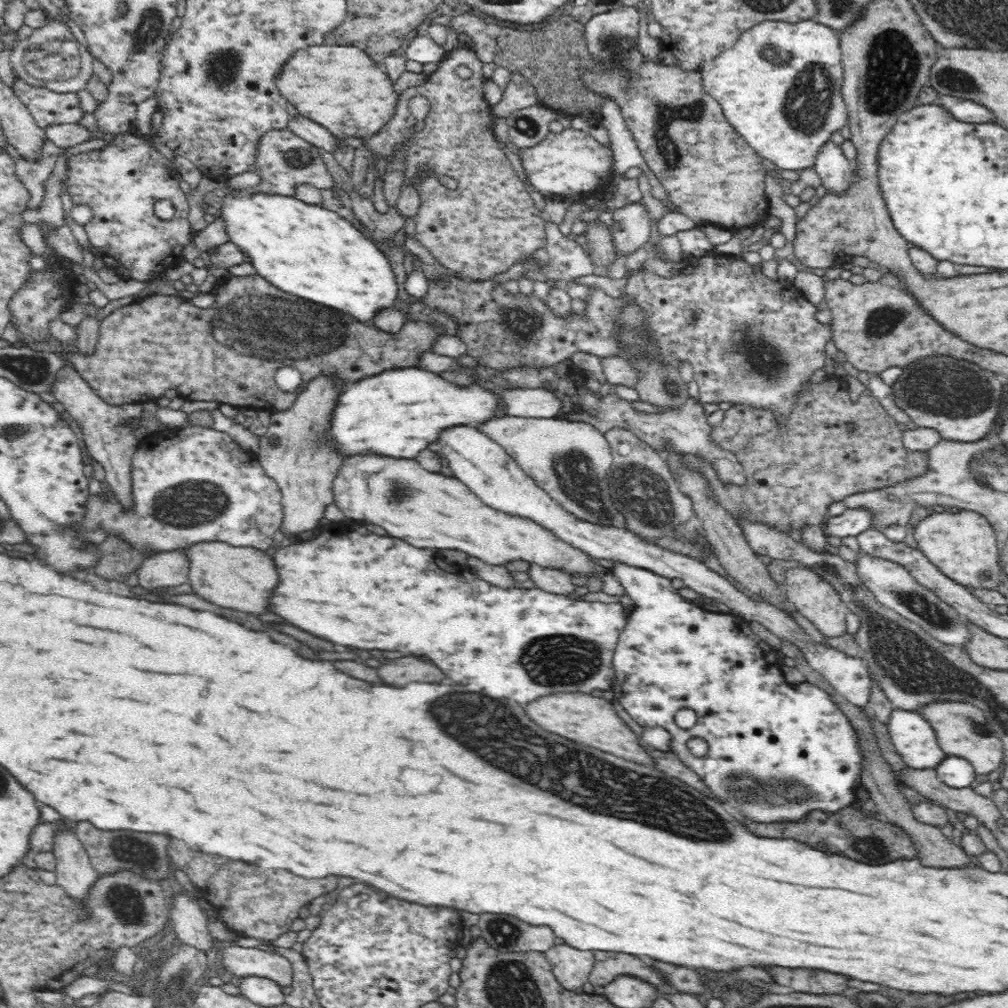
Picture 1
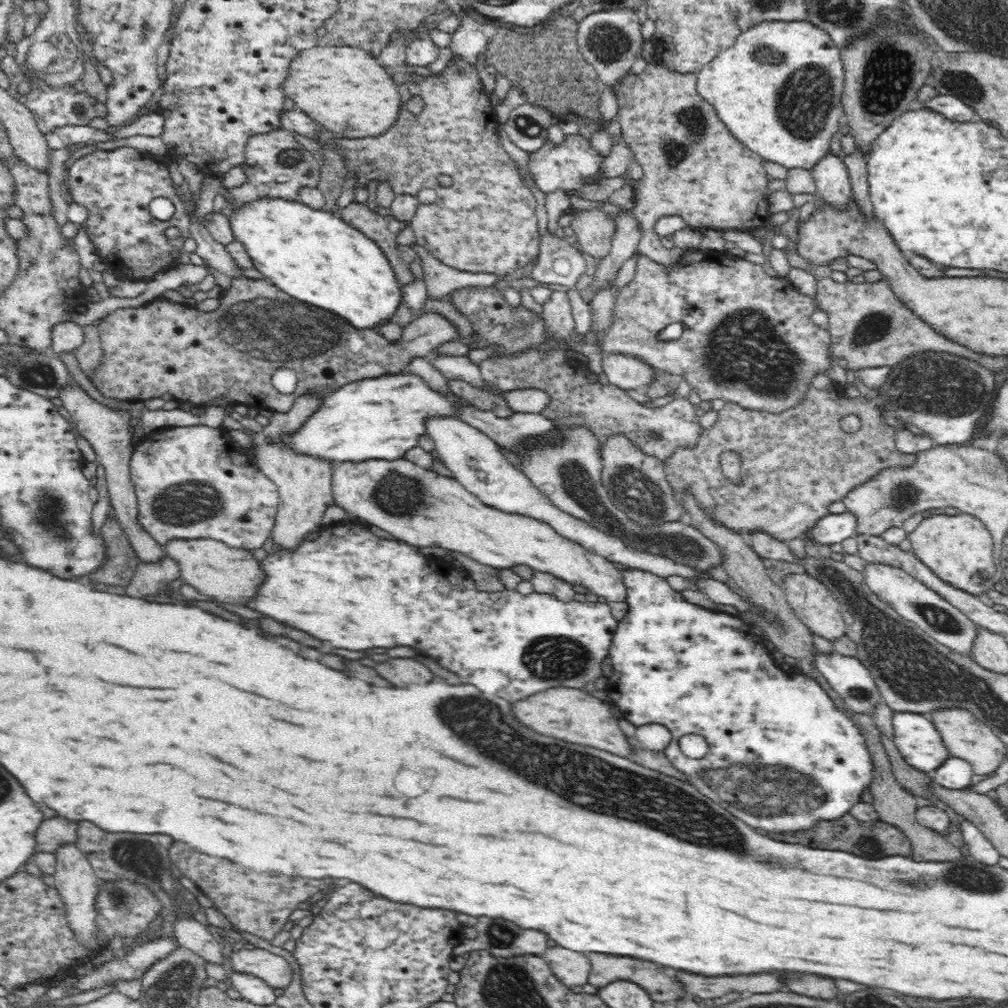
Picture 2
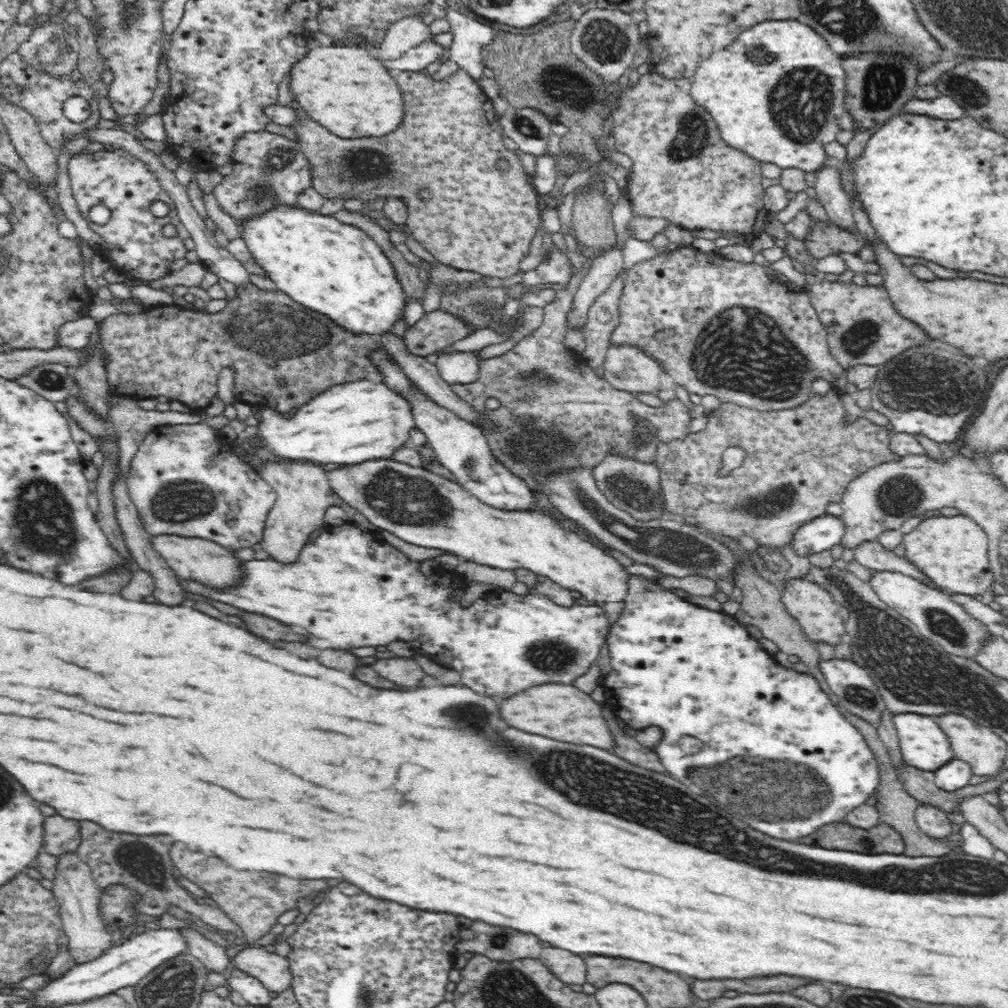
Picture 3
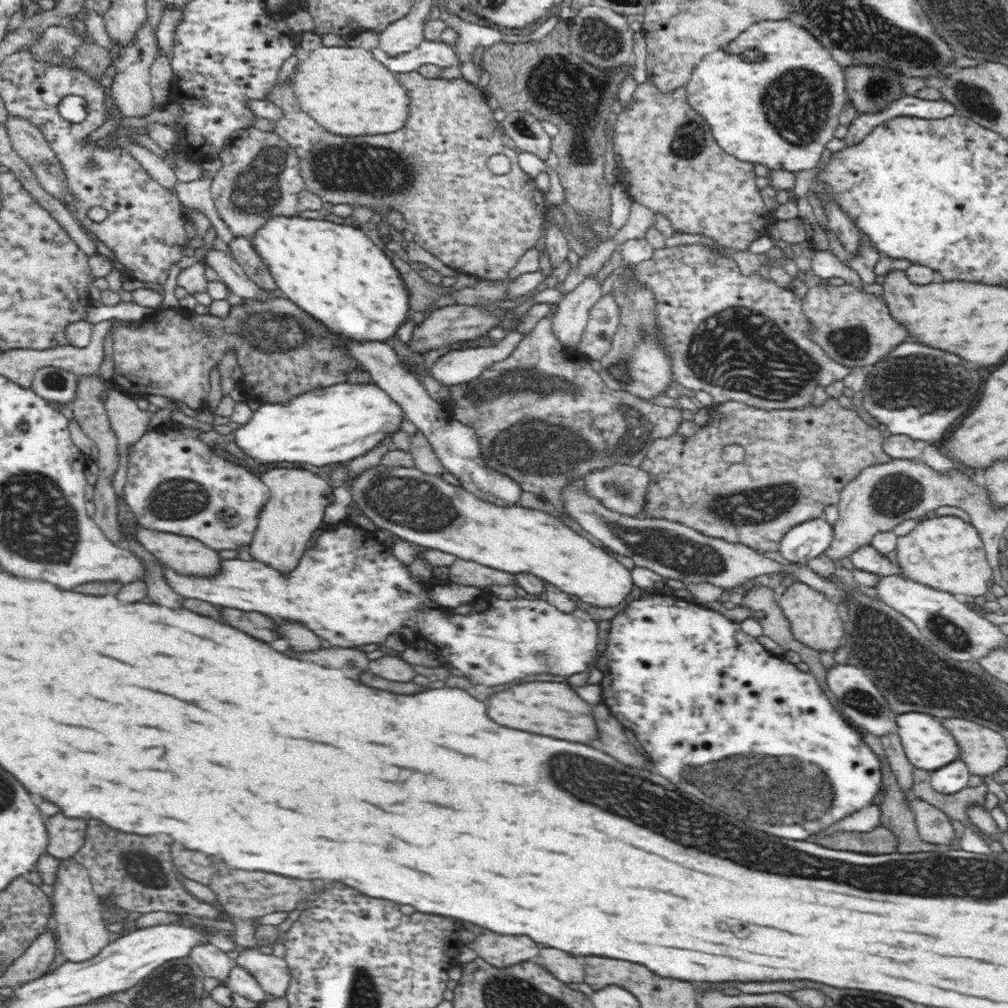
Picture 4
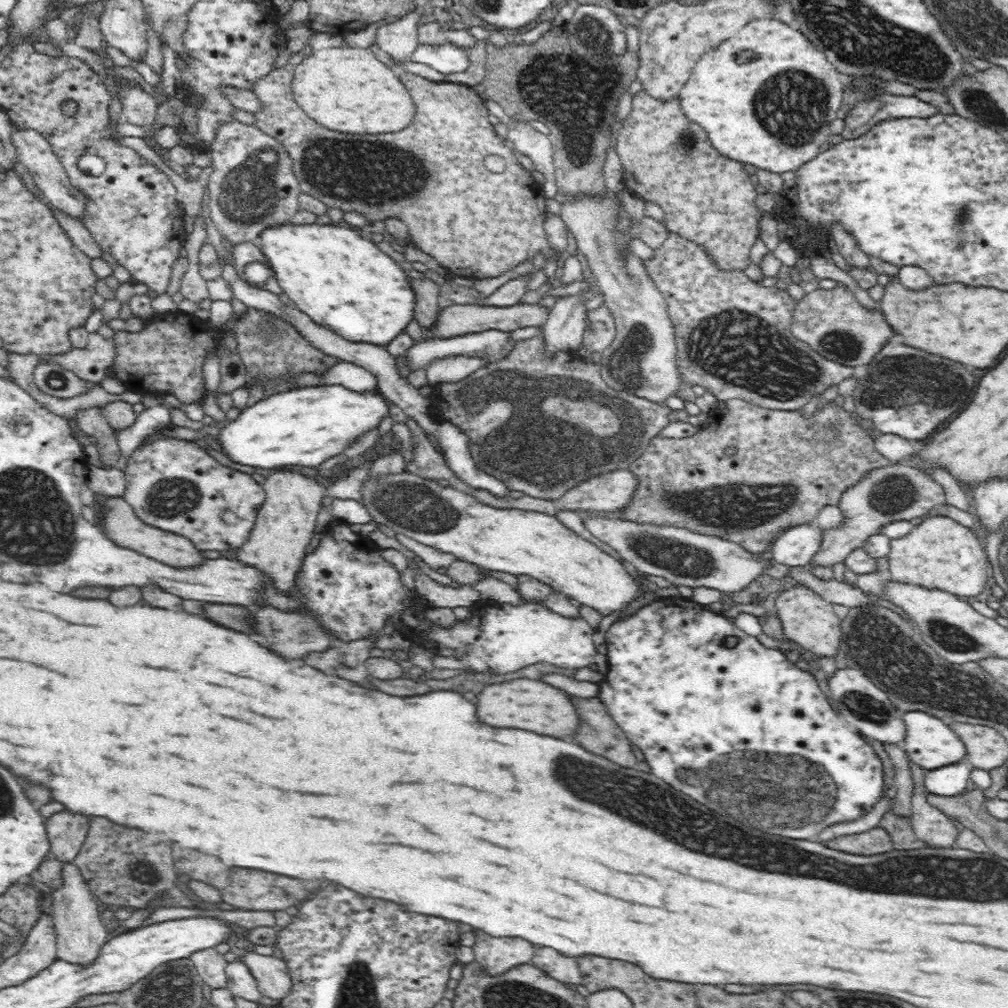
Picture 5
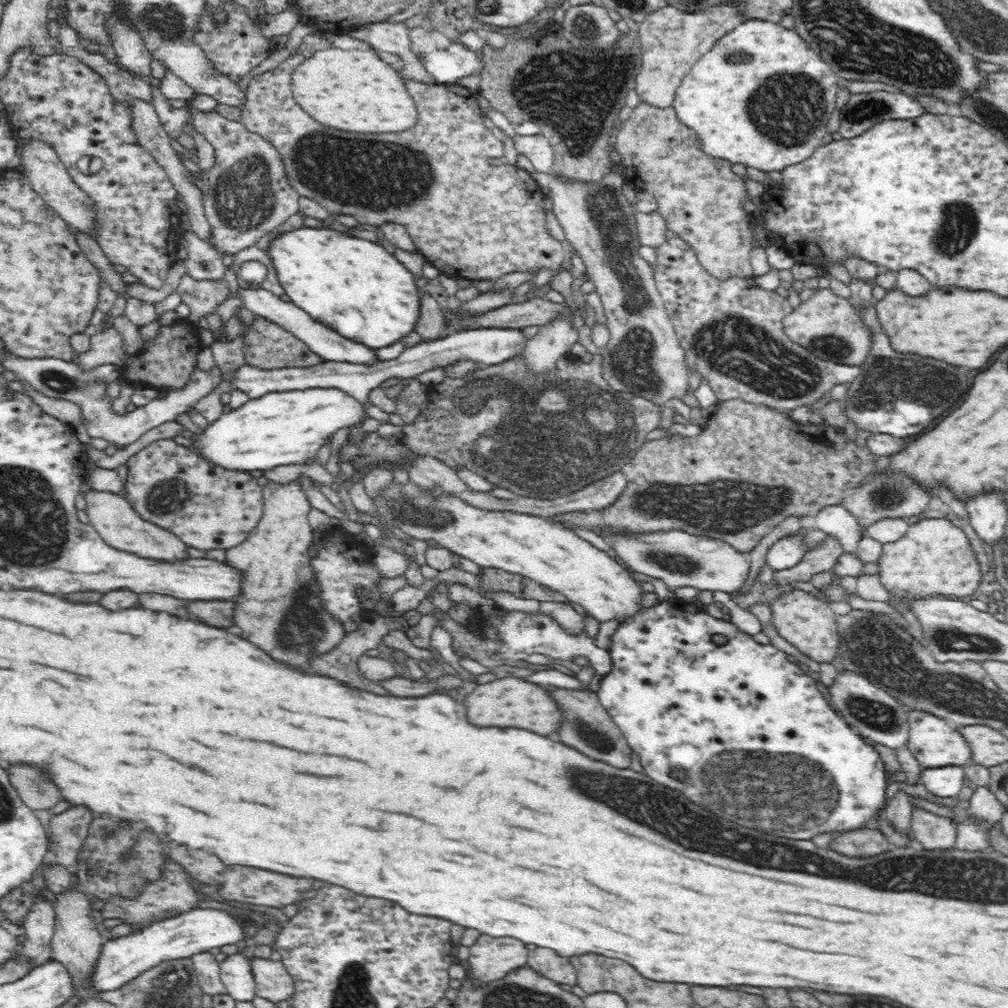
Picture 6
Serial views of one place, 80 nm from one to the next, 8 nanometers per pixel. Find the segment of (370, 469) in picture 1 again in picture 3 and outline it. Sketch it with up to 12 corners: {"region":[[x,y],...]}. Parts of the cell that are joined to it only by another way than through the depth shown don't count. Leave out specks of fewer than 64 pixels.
{"region":[[374,459],[327,472],[398,538],[528,569],[591,604],[628,572],[544,513],[484,504],[454,479]]}

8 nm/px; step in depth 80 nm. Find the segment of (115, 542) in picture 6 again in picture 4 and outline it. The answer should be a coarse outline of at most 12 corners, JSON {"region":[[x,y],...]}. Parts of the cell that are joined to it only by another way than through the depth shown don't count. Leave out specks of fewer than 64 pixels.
{"region":[[142,525],[132,538],[178,574],[214,576],[225,561],[196,538]]}

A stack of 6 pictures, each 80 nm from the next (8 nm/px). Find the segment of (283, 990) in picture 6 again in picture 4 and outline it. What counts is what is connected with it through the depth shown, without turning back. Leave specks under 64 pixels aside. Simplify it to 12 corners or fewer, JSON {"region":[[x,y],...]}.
{"region":[[239,949],[234,960],[266,994],[287,993],[291,970],[285,957]]}

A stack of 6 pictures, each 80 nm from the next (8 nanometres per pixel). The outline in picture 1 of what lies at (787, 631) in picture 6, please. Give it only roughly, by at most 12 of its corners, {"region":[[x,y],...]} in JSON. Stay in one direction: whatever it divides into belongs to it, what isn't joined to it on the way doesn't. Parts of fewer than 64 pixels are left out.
{"region":[[807,566],[783,585],[796,611],[824,637],[847,632],[840,593]]}

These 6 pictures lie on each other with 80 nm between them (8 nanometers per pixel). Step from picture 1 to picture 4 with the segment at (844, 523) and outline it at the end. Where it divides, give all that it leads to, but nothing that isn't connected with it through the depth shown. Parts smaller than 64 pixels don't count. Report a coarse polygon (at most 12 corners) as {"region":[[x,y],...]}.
{"region":[[822,516],[791,528],[777,557],[804,565],[828,550]]}

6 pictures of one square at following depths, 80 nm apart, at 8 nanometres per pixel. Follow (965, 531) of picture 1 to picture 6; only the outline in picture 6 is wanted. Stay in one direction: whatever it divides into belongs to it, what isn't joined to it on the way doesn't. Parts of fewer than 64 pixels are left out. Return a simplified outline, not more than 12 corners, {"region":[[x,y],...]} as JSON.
{"region":[[914,519],[877,561],[897,600],[967,597],[984,575],[964,531]]}

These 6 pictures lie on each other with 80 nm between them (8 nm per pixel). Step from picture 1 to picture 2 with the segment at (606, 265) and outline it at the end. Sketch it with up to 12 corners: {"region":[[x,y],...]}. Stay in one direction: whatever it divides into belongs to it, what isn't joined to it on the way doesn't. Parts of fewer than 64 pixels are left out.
{"region":[[602,210],[578,212],[571,223],[582,251],[610,254],[616,223]]}

